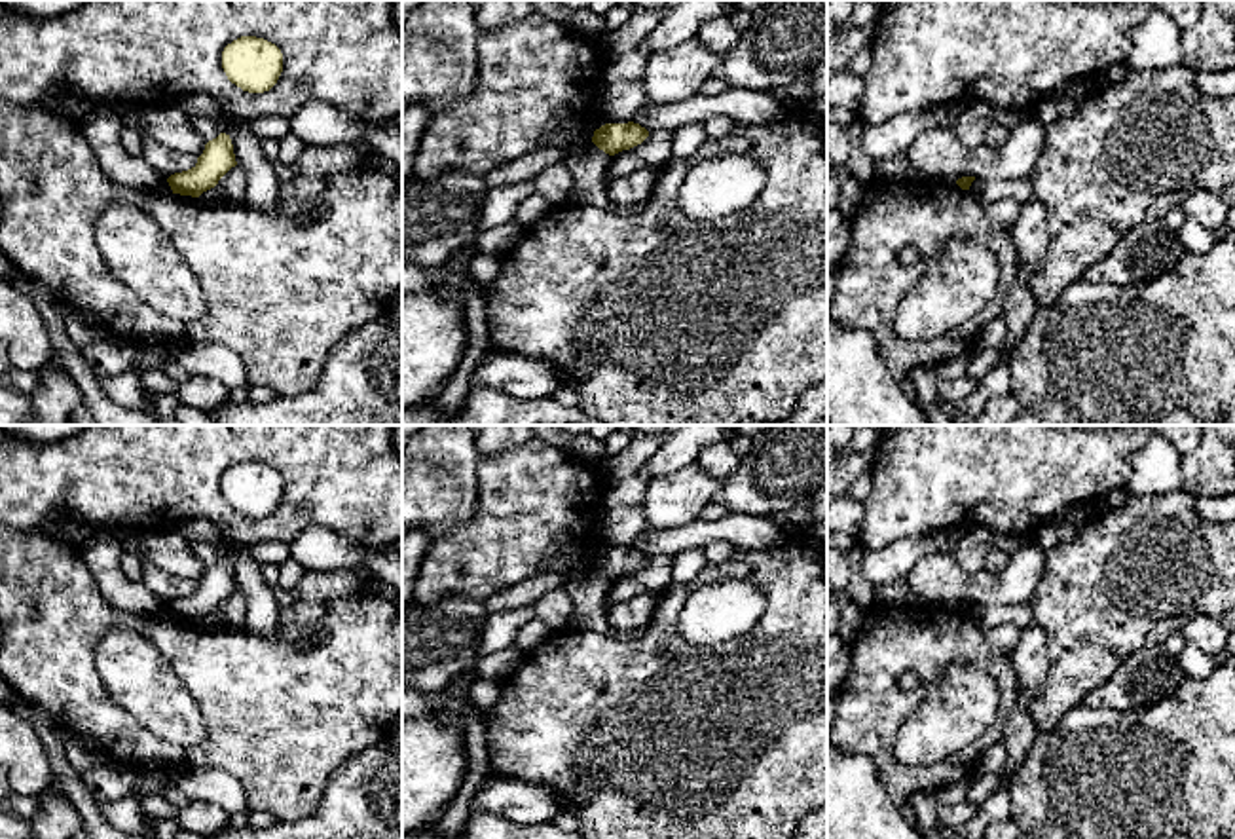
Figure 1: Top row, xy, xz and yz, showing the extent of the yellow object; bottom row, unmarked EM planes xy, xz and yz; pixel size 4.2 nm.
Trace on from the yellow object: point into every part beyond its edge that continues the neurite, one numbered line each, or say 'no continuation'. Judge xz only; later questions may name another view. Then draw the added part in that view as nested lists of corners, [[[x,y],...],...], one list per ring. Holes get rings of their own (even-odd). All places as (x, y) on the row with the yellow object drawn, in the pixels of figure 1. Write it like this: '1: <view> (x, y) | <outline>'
no continuation

